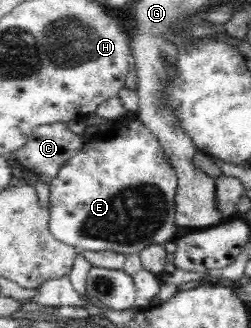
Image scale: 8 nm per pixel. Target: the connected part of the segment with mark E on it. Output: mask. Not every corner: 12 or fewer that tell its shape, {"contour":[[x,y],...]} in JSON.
{"contour":[[122,89],[49,183],[49,230],[125,256],[174,241],[177,175]]}

